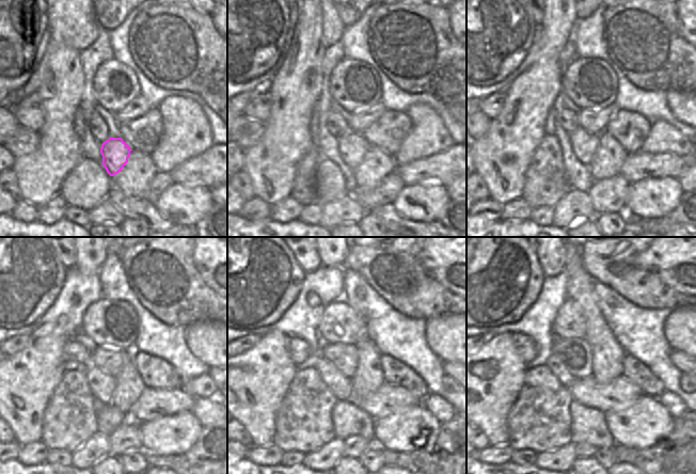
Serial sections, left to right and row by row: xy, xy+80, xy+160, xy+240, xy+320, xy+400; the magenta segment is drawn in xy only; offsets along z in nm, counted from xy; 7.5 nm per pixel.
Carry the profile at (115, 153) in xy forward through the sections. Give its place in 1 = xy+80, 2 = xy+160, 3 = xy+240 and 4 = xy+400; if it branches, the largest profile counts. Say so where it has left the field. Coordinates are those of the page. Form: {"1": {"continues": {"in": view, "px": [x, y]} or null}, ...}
{"1": {"continues": {"in": "xy+80", "px": [353, 146]}}, "2": {"continues": {"in": "xy+160", "px": [584, 144]}}, "3": {"continues": {"in": "xy+240", "px": [103, 384]}}, "4": {"continues": {"in": "xy+400", "px": [554, 363]}}}

